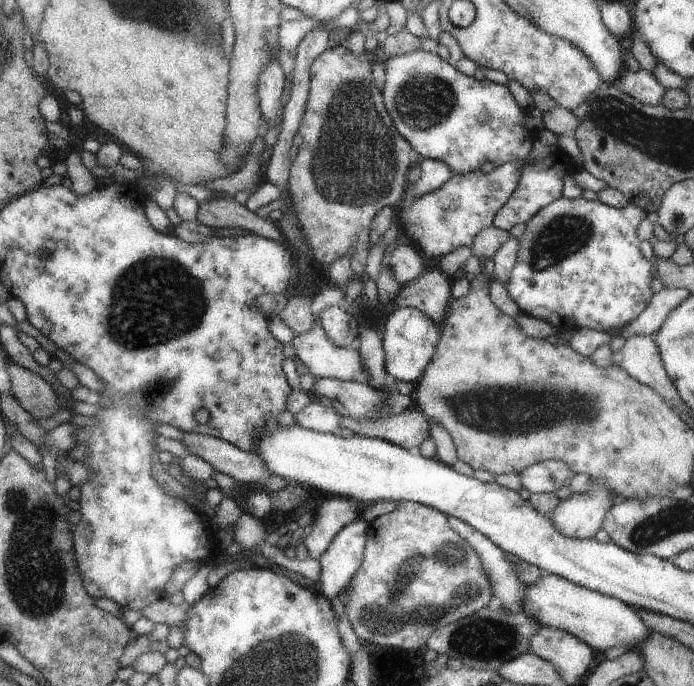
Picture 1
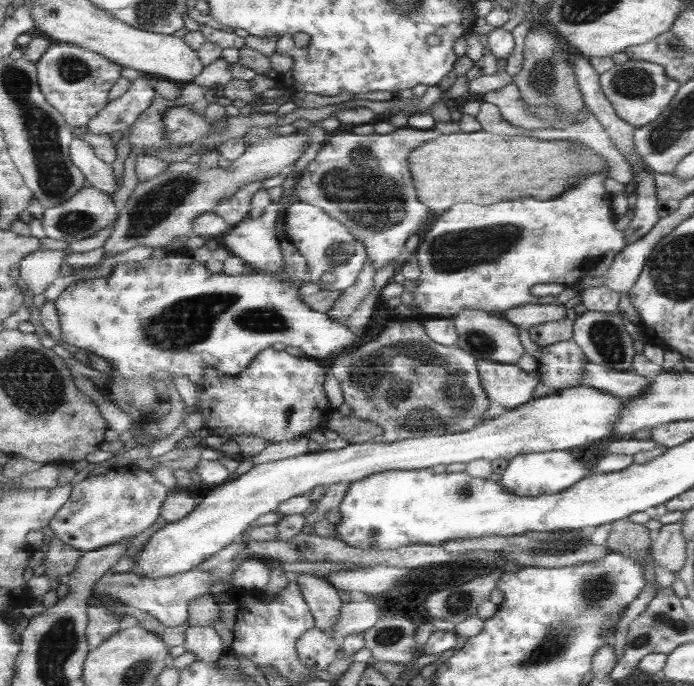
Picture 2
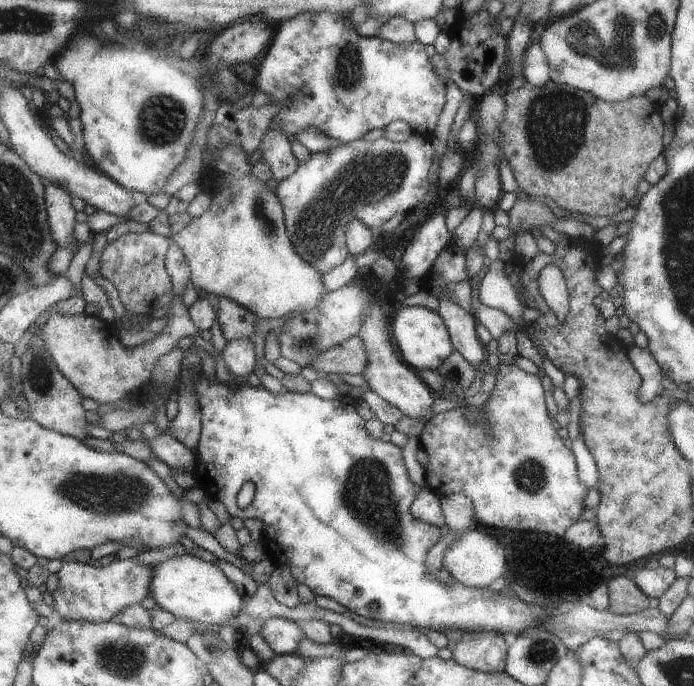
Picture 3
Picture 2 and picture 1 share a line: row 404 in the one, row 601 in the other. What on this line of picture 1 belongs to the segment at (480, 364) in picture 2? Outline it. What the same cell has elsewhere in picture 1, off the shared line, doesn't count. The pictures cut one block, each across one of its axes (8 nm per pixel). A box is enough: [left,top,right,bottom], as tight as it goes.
[447,516,526,613]

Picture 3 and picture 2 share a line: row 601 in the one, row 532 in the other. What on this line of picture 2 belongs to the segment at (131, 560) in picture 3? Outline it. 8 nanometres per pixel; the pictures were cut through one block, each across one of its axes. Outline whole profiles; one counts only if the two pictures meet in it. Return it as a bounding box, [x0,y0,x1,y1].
[49,465,171,550]

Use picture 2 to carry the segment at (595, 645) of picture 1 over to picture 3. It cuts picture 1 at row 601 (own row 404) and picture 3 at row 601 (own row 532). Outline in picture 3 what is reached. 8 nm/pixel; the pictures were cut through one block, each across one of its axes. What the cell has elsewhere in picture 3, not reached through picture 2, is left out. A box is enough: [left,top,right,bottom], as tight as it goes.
[151,555,244,626]

